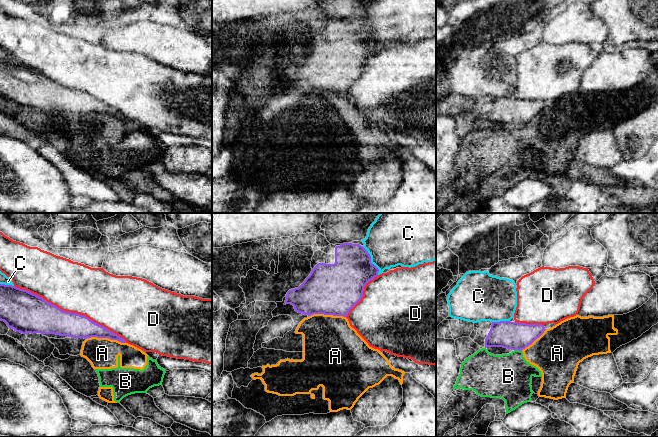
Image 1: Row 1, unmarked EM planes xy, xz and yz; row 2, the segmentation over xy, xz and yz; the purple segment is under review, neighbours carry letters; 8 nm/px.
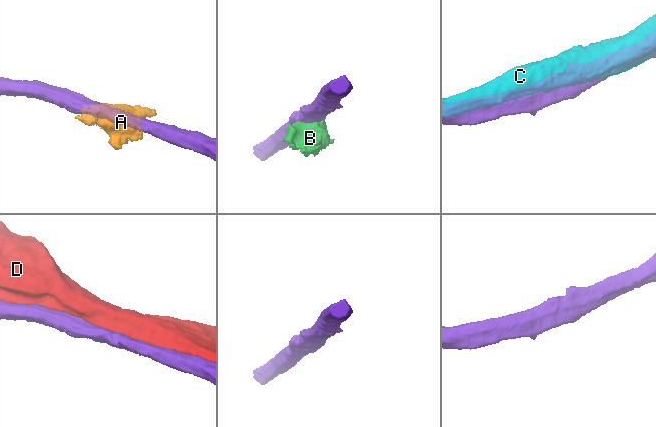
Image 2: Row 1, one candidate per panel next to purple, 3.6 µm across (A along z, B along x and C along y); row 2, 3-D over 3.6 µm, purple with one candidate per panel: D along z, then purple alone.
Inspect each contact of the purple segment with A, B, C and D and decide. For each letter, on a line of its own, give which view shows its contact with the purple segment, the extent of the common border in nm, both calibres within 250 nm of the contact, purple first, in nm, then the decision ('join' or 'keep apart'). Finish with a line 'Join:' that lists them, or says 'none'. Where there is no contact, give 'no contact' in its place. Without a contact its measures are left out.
A: contact in xy; length 320 nm; calibres 190 and 240 nm; keep apart
B: contact in yz; length 70 nm; calibres 220 and 360 nm; keep apart
C: contact in xz; length 260 nm; calibres 320 and 420 nm; keep apart
D: contact in xy; length 1000 nm; calibres 260 and 400 nm; keep apart
Join: none

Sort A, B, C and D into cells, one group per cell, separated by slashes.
A B / C / D

